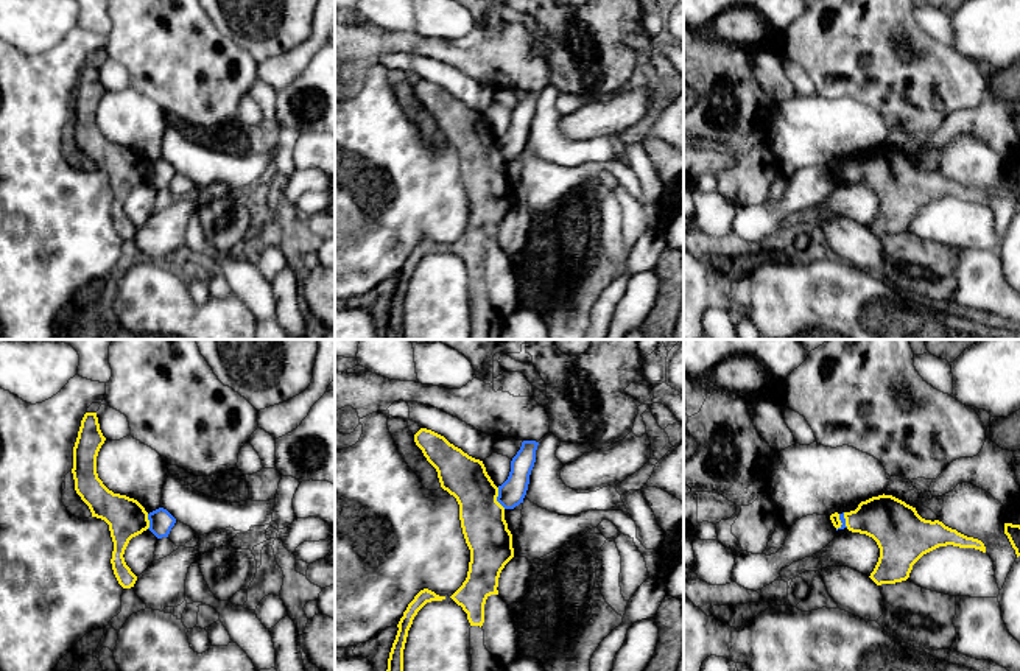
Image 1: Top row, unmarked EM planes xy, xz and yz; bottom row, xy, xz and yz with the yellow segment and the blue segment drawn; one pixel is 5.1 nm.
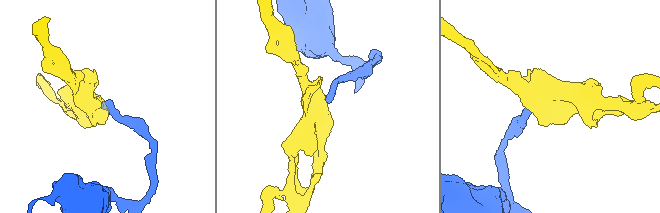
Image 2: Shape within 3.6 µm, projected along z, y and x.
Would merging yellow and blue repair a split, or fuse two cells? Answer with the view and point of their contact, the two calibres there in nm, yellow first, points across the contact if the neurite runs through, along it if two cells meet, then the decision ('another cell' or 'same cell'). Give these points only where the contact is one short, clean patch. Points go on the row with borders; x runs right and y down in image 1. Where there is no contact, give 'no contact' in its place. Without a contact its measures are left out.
xz (495, 498) | 220/140 nm | along xz (497, 488), (497, 500), (505, 508) | another cell

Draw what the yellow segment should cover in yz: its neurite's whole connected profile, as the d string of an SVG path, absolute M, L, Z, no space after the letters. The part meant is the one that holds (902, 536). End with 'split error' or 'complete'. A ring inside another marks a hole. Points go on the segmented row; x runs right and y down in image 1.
M892 495L861 501L855 511L844 512L844 518L849 531L872 537L880 548L878 562L869 576L877 585L906 581L913 565L939 546L953 545L986 553L981 540L939 520L922 518L916 508Z; complete

